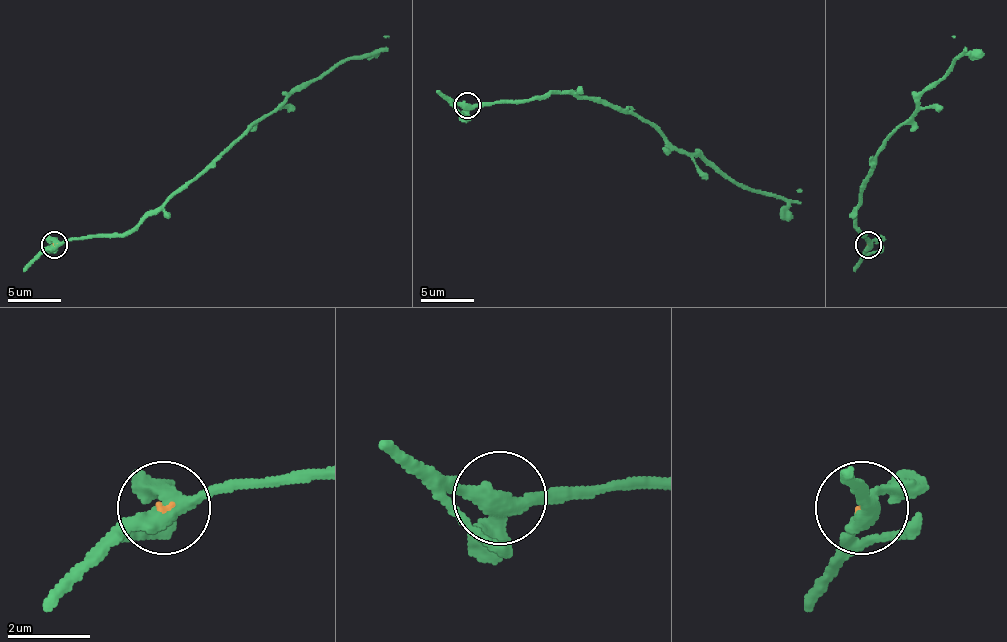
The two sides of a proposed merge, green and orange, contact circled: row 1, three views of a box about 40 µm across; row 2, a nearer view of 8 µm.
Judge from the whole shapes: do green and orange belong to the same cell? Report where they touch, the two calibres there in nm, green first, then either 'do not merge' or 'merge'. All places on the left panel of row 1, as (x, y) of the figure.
(54, 244) | 360/70 nm | do not merge

